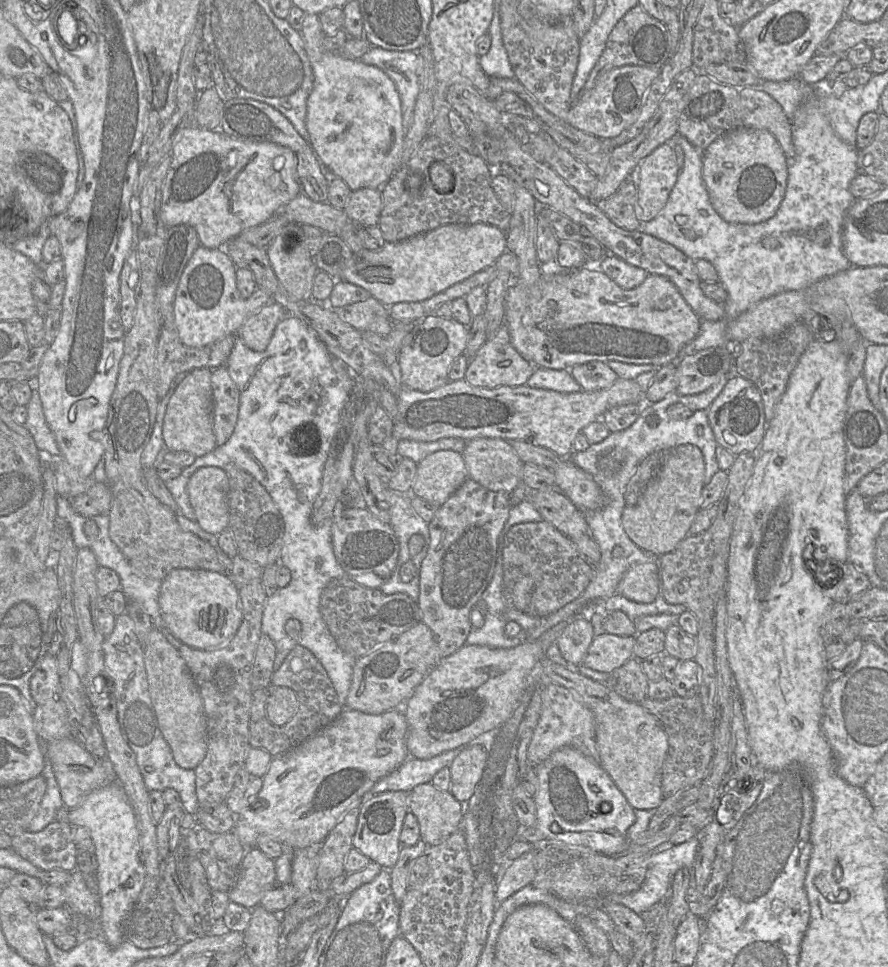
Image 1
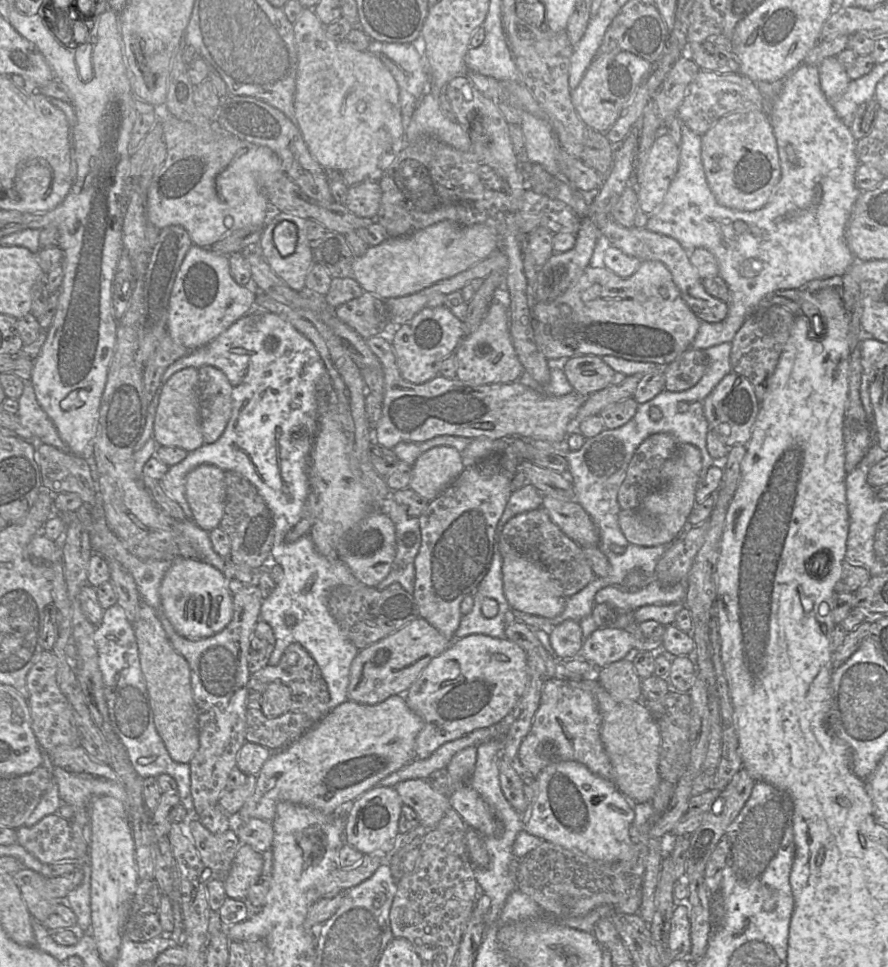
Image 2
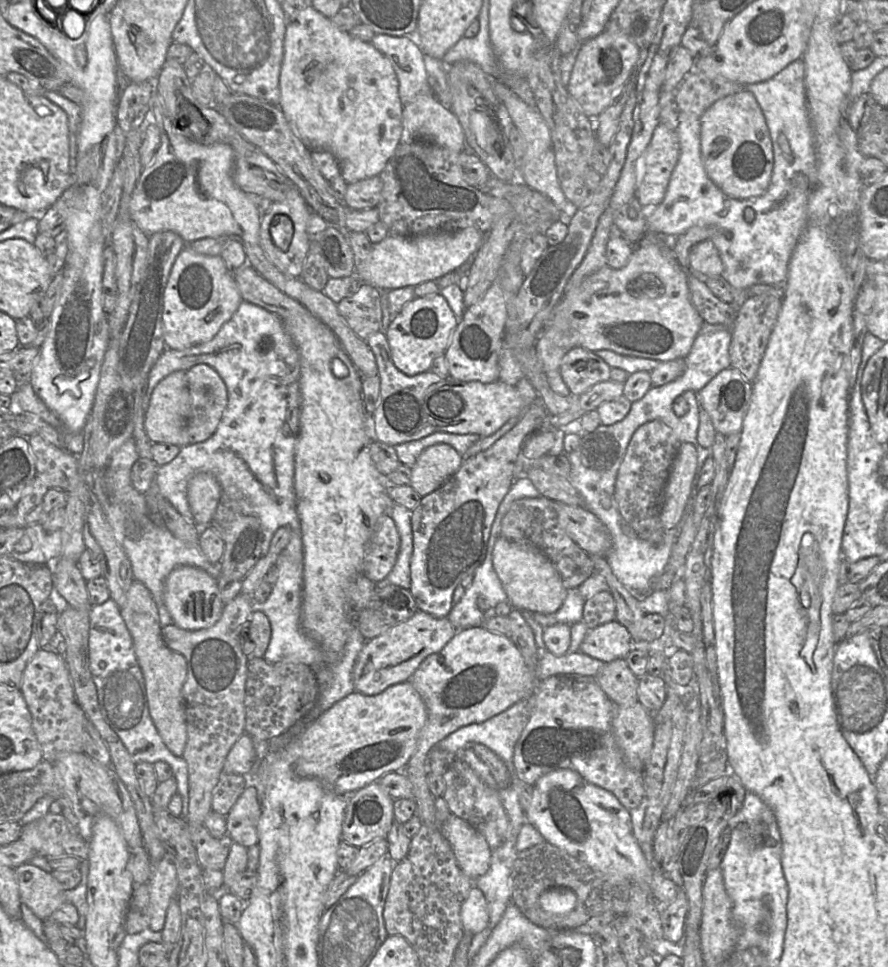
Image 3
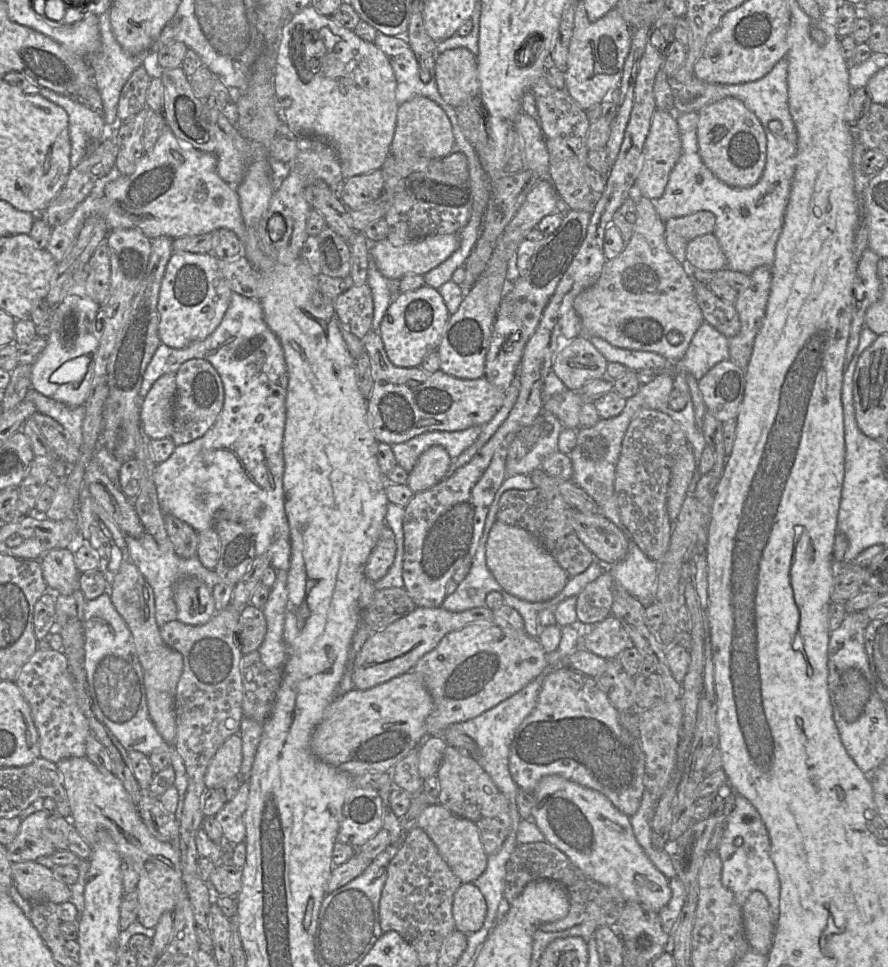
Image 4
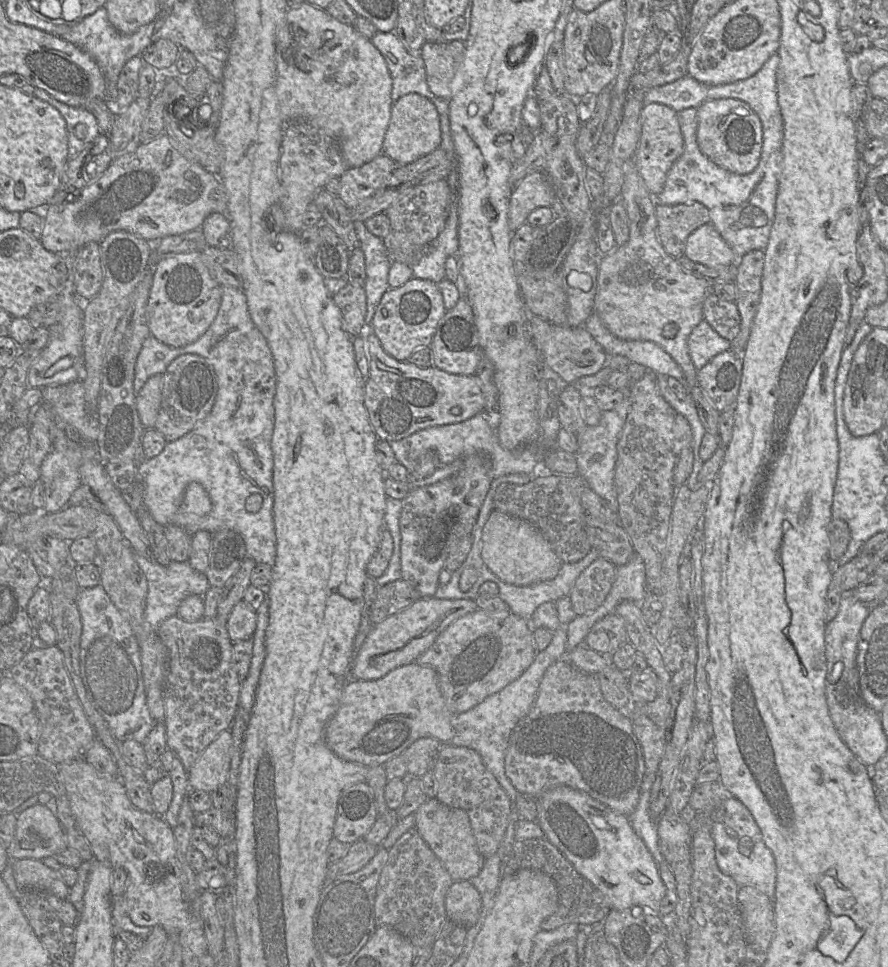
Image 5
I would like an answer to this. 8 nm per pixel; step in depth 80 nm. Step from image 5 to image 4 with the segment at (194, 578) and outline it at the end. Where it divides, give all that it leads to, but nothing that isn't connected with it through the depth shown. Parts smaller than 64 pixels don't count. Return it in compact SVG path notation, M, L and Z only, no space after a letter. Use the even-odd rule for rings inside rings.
M146 531L138 538L125 536L130 561L137 567L146 582L152 588L155 601L155 619L159 627L177 619L177 608L174 601L174 591L179 581L185 578L195 578L212 589L219 578L214 569L206 569L196 555L181 558L174 552L172 543L167 540L159 545Z

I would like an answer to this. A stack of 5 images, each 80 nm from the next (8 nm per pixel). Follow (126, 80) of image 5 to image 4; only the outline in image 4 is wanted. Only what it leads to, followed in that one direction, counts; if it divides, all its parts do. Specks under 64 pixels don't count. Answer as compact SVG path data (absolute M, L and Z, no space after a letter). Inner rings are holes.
M143 65L135 69L121 90L117 106L118 122L123 122L148 108L147 90L151 77Z

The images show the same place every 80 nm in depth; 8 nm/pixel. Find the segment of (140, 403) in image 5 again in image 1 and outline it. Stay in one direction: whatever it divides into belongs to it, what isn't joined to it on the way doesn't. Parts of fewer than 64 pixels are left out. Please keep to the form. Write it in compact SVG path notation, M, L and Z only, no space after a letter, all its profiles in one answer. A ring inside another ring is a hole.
M206 368L192 370L176 386L164 417L165 450L187 451L199 457L212 452L218 446L213 432L211 371Z

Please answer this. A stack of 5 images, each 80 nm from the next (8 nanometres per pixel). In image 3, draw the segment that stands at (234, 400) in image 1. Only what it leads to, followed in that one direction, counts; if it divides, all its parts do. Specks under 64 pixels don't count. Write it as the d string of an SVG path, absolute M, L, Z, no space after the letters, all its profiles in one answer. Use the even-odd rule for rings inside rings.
M197 364L186 371L190 395L187 432L190 444L204 442L216 431L227 406L227 388L215 369Z

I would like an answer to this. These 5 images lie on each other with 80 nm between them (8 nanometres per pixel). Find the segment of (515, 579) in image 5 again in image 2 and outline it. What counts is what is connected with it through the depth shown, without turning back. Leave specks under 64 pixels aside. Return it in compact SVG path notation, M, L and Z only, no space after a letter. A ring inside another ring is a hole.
M505 556L502 559L503 590L513 610L553 619L564 610L567 598L548 571L526 556Z

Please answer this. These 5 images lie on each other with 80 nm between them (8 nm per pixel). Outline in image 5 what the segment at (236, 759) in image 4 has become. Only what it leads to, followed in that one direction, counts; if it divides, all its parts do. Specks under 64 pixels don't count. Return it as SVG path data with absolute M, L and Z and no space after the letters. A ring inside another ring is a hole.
M224 730L207 746L187 772L190 790L210 793L227 783L232 744L230 731Z

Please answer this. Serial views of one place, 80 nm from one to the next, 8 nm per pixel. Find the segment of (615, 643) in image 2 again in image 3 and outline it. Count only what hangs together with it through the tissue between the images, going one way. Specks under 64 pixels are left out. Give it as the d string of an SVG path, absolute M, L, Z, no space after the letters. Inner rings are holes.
M611 621L589 629L580 651L602 663L608 663L624 659L634 646L629 631L619 622Z

